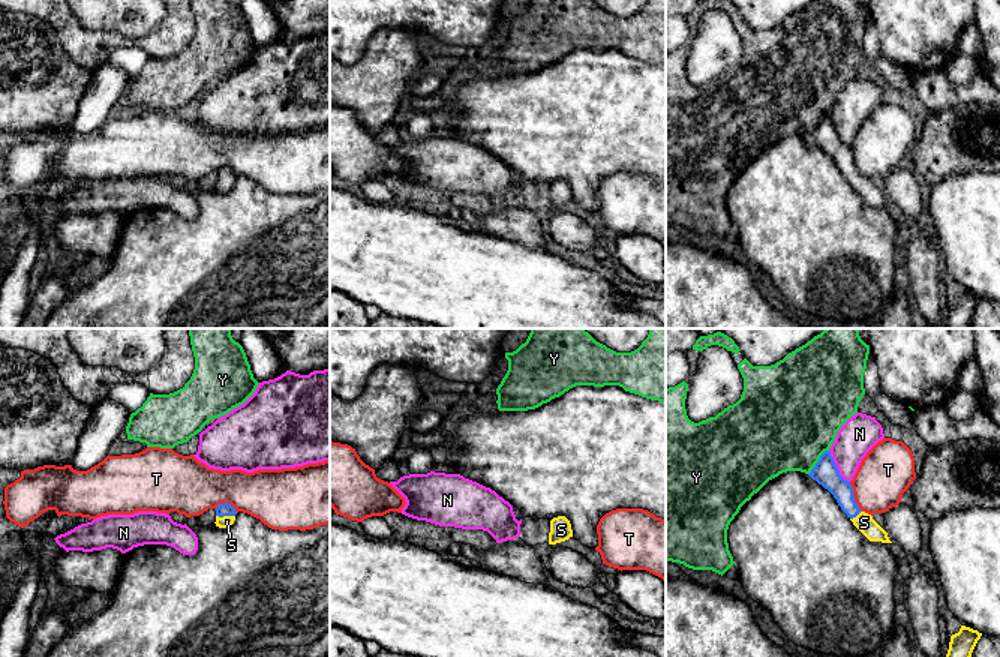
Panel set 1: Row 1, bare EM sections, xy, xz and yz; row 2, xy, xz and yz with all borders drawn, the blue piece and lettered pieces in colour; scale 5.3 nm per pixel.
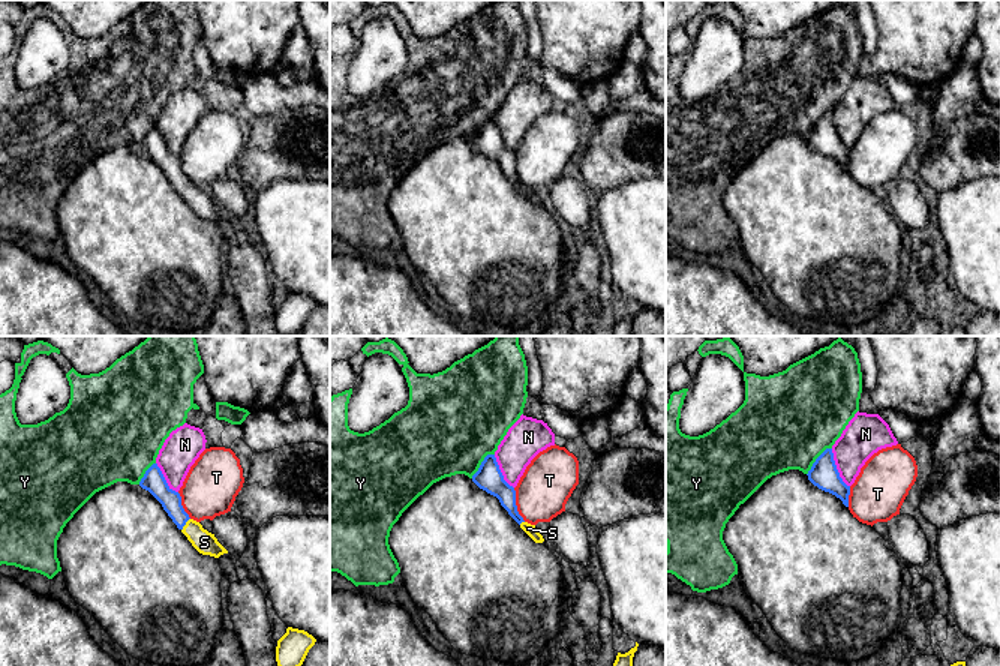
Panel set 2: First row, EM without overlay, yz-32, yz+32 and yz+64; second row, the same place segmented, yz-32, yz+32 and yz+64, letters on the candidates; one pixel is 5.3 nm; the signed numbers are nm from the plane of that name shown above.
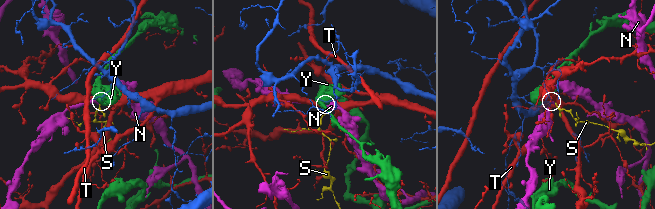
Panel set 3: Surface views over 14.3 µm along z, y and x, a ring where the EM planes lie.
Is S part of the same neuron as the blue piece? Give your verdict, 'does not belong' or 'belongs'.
belongs

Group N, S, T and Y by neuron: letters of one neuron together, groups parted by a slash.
N / S / T / Y

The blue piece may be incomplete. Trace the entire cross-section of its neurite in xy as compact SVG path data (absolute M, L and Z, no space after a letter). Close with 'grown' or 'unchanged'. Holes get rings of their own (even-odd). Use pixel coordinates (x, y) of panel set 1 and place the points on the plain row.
M223 166L223 168L219 168L217 172L216 172L216 190L219 192L229 192L234 184L235 184L235 172L228 168L228 166Z; grown

